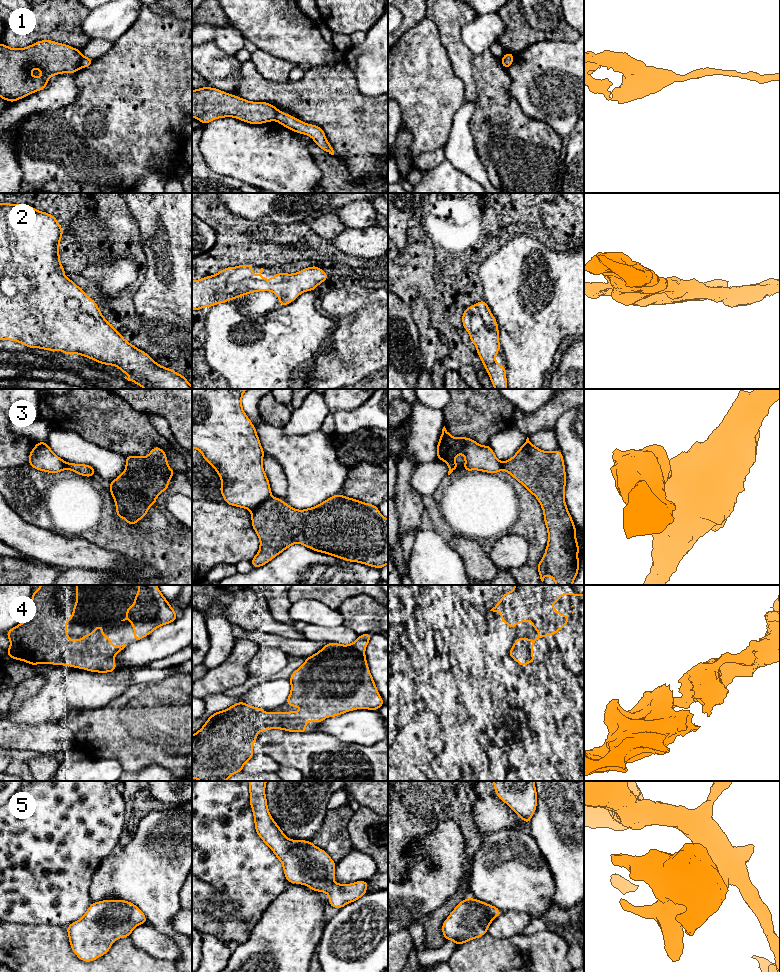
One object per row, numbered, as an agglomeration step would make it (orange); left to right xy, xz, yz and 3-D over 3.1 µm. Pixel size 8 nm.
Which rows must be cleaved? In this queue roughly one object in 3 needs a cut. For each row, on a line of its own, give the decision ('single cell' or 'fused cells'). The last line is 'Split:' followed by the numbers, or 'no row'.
1: fused cells
2: single cell
3: fused cells
4: single cell
5: single cell
Split: 1, 3

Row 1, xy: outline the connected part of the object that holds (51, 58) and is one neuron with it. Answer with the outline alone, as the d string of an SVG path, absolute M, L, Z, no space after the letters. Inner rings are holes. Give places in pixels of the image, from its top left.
M51 40L38 41L28 47L13 49L0 43L0 97L15 102L27 95L44 89L48 79L61 73L75 73L82 59L80 50ZM38 68L43 75L33 77L30 71Z

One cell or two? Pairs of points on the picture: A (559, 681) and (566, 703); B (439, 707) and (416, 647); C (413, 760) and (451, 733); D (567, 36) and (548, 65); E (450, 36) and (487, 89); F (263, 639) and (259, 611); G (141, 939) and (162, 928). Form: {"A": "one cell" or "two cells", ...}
{"A": "one cell", "B": "two cells", "C": "two cells", "D": "two cells", "E": "two cells", "F": "two cells", "G": "two cells"}

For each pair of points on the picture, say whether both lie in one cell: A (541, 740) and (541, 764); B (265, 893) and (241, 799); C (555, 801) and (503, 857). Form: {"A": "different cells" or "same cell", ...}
{"A": "same cell", "B": "same cell", "C": "different cells"}

